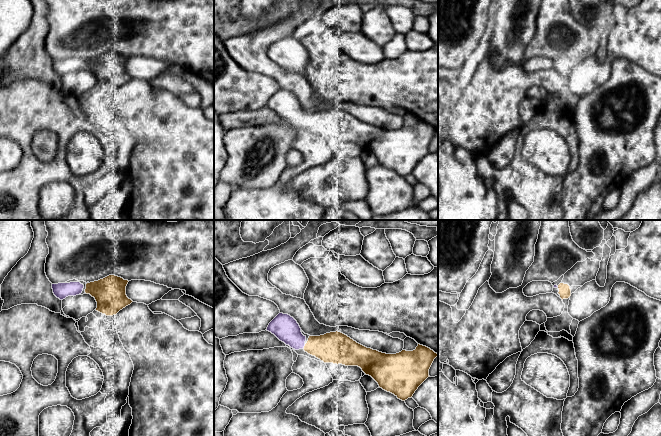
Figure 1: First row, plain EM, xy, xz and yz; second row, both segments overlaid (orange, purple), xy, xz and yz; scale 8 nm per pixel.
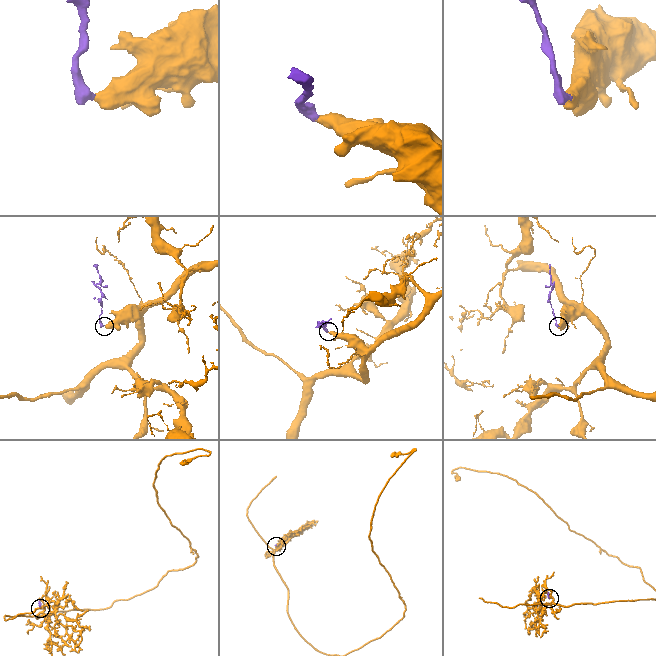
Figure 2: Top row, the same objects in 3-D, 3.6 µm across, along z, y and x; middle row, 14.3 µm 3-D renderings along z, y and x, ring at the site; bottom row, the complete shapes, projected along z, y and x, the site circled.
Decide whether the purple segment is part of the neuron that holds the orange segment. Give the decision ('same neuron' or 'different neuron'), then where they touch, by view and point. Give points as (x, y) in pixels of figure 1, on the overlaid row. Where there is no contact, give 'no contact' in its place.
same neuron | xz (304, 346)

